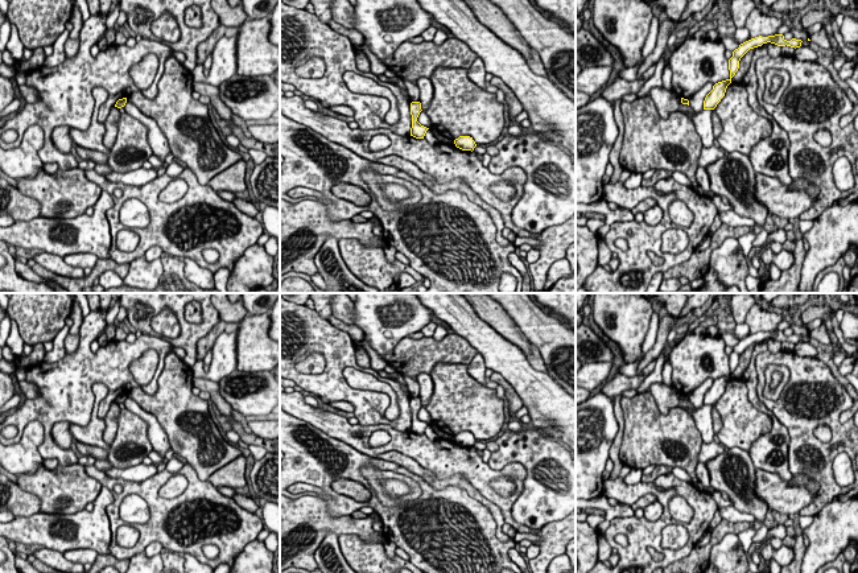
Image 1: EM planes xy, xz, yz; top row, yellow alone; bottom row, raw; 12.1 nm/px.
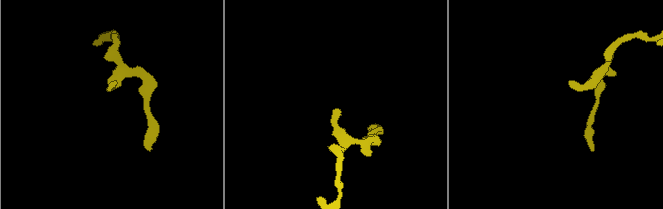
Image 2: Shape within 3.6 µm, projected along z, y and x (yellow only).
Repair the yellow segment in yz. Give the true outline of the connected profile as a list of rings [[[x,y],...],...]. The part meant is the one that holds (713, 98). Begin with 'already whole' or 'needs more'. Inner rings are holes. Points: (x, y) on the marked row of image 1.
already whole | [[[775,34],[768,37],[755,37],[751,38],[743,44],[739,45],[738,49],[733,51],[733,57],[729,59],[729,70],[730,70],[730,78],[722,82],[718,82],[713,86],[713,90],[706,95],[704,100],[704,110],[714,110],[717,104],[721,102],[721,99],[725,96],[727,86],[731,83],[731,78],[735,75],[735,73],[739,69],[739,61],[741,58],[750,50],[758,46],[762,46],[763,44],[775,44],[777,46],[791,46],[791,48],[800,48],[801,40],[792,38],[791,41],[787,41],[783,34]]]

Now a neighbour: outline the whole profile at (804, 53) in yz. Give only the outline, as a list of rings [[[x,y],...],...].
[[[810,46],[796,48],[793,57],[799,61],[817,62],[817,54]]]

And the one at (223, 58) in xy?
[[[238,36],[222,37],[216,42],[211,53],[211,67],[206,83],[219,87],[236,74],[236,40]]]

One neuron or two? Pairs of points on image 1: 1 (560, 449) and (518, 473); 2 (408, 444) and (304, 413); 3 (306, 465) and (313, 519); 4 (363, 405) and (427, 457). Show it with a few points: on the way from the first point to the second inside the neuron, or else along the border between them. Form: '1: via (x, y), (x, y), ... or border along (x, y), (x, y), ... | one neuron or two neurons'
1: border along (511, 461), (526, 470), (516, 499) | two neurons
2: via (382, 449), (366, 449), (355, 438), (330, 423) | one neuron
3: border along (320, 495), (328, 502), (334, 515), (345, 514) | two neurons
4: border along (359, 423), (388, 424), (408, 432) | two neurons

